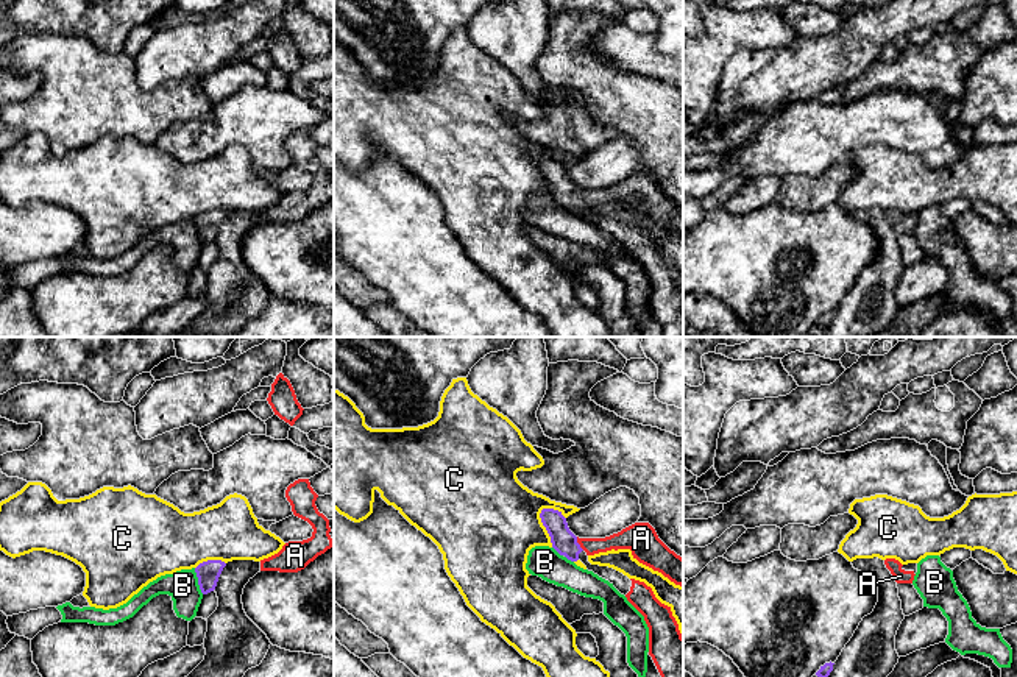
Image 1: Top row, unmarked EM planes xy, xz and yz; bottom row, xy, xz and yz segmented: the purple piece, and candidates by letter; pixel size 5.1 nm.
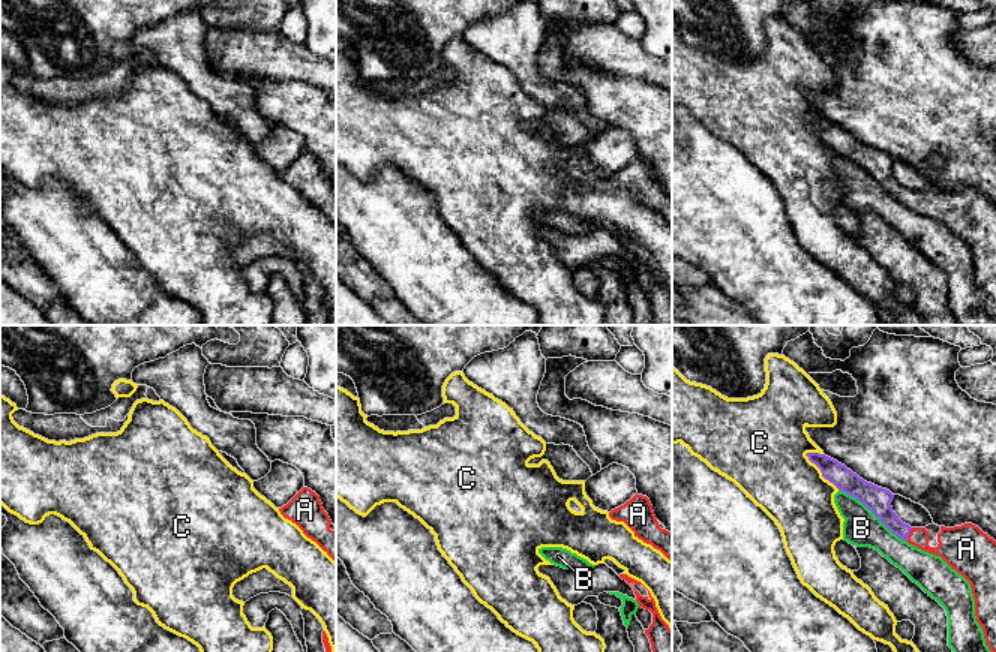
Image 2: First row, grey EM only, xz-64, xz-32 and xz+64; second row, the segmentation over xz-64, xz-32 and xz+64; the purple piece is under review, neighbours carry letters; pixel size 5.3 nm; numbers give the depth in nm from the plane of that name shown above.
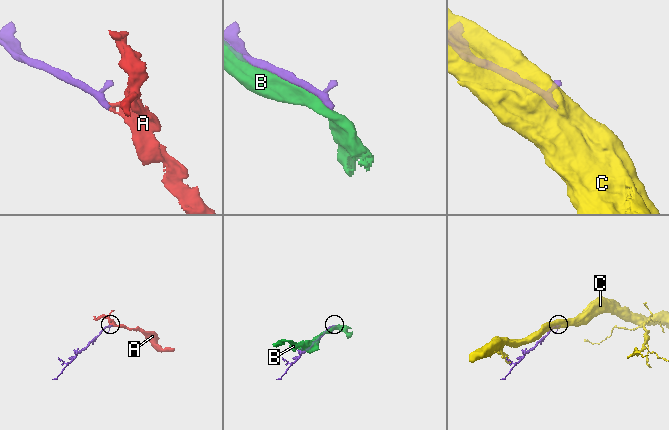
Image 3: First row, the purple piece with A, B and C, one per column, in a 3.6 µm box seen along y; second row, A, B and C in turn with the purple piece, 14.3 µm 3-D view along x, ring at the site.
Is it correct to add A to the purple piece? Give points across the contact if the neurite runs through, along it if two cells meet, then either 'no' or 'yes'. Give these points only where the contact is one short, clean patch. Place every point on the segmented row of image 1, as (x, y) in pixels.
across xz (563, 540), (566, 543), (577, 543), (610, 543), (626, 538) | yes

